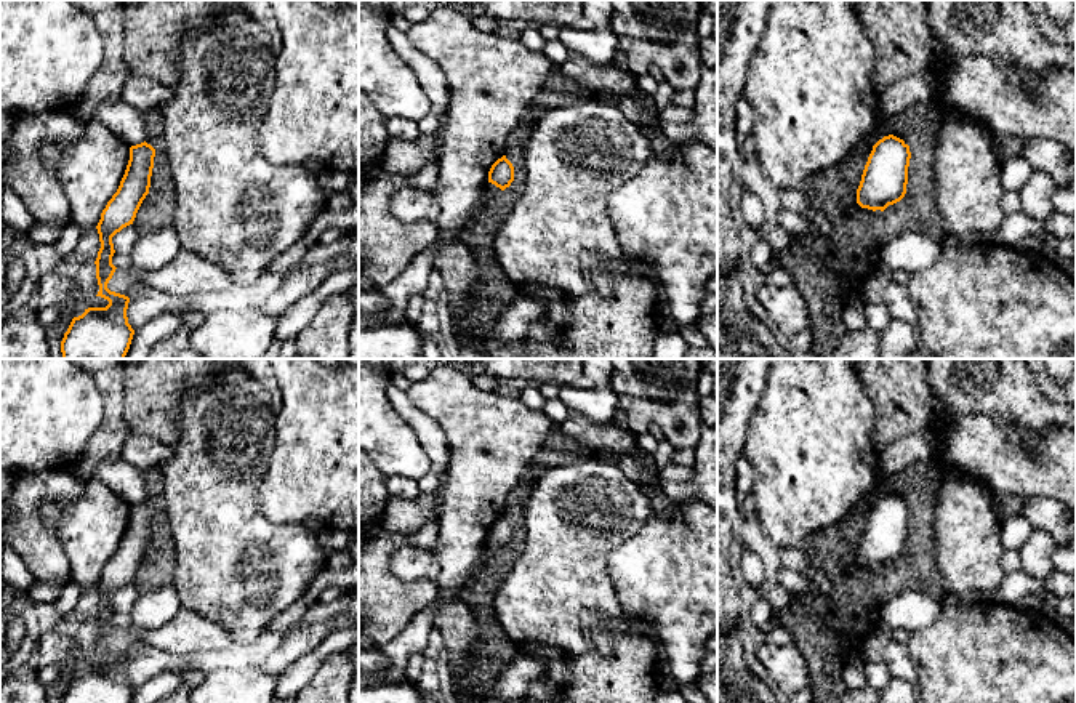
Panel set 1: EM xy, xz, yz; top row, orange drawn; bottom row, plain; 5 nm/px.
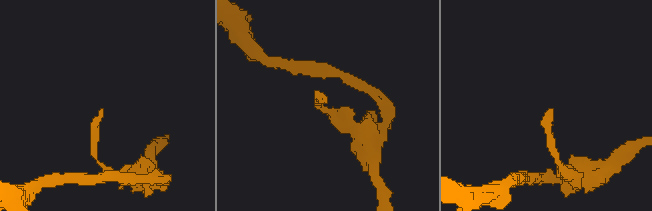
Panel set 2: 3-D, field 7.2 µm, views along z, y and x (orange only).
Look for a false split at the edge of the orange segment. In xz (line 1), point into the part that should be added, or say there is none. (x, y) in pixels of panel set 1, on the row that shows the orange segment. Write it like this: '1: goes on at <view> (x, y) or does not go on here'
1: does not go on here

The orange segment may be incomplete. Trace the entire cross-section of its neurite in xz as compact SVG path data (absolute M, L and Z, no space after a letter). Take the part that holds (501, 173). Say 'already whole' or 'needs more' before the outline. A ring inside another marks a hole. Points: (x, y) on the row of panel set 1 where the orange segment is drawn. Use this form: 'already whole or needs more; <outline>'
already whole; M503 155L492 165L488 171L488 183L504 191L506 187L511 186L512 181L514 181L514 167L506 159L506 155Z

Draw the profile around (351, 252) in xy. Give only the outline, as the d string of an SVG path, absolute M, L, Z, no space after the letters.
M359 231L344 232L347 234L347 247L343 255L352 259L351 269L359 269Z

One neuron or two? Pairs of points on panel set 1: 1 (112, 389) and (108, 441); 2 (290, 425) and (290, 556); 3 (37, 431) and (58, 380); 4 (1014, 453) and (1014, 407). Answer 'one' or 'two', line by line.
1: one
2: two
3: one
4: two

